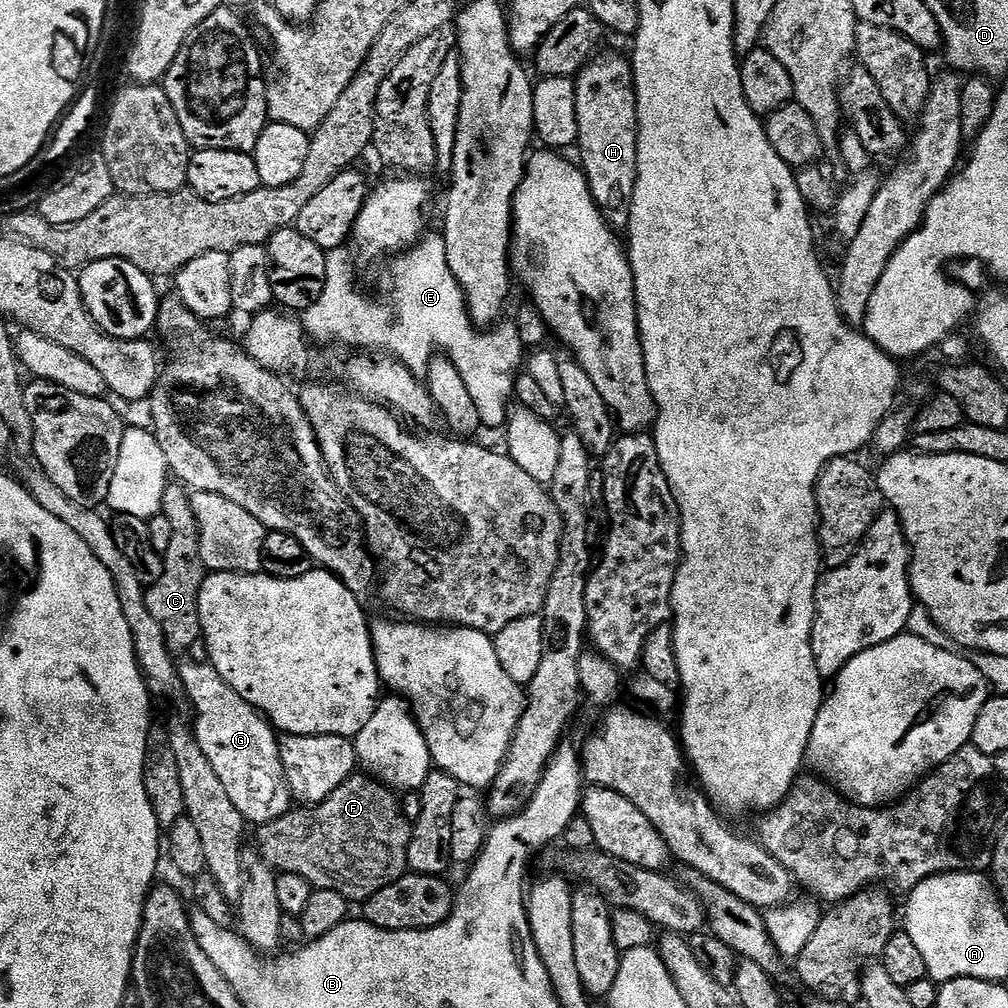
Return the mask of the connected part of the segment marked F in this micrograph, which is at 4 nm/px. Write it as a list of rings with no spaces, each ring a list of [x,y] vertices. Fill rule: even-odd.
[[[353,774],[330,798],[321,804],[296,806],[282,818],[259,825],[255,847],[260,857],[277,873],[302,874],[313,889],[334,890],[349,902],[369,900],[378,890],[386,890],[390,882],[398,882],[409,871],[408,847],[412,837],[412,824],[403,813],[401,797],[393,789],[372,779],[367,774]]]

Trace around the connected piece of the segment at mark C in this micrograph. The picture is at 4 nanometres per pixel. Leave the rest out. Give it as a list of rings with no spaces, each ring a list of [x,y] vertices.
[[[179,482],[169,483],[166,494],[162,494],[160,515],[170,522],[172,537],[168,549],[162,553],[164,569],[158,582],[147,585],[144,597],[150,614],[154,614],[162,634],[166,634],[166,646],[173,654],[188,654],[190,646],[202,638],[198,598],[206,569],[200,561],[200,529],[196,527],[196,515],[192,509],[189,489]]]

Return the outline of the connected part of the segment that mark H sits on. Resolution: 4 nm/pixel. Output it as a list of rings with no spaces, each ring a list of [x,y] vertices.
[[[608,52],[597,54],[588,61],[588,65],[581,70],[574,80],[576,86],[576,113],[578,114],[578,138],[576,144],[580,148],[579,167],[585,176],[588,177],[588,185],[590,186],[590,194],[594,198],[594,202],[598,206],[598,210],[602,214],[602,218],[609,226],[617,230],[627,229],[630,222],[630,202],[634,198],[634,186],[638,178],[638,134],[636,133],[636,86],[632,83],[632,66],[627,55],[619,56],[616,52]]]

